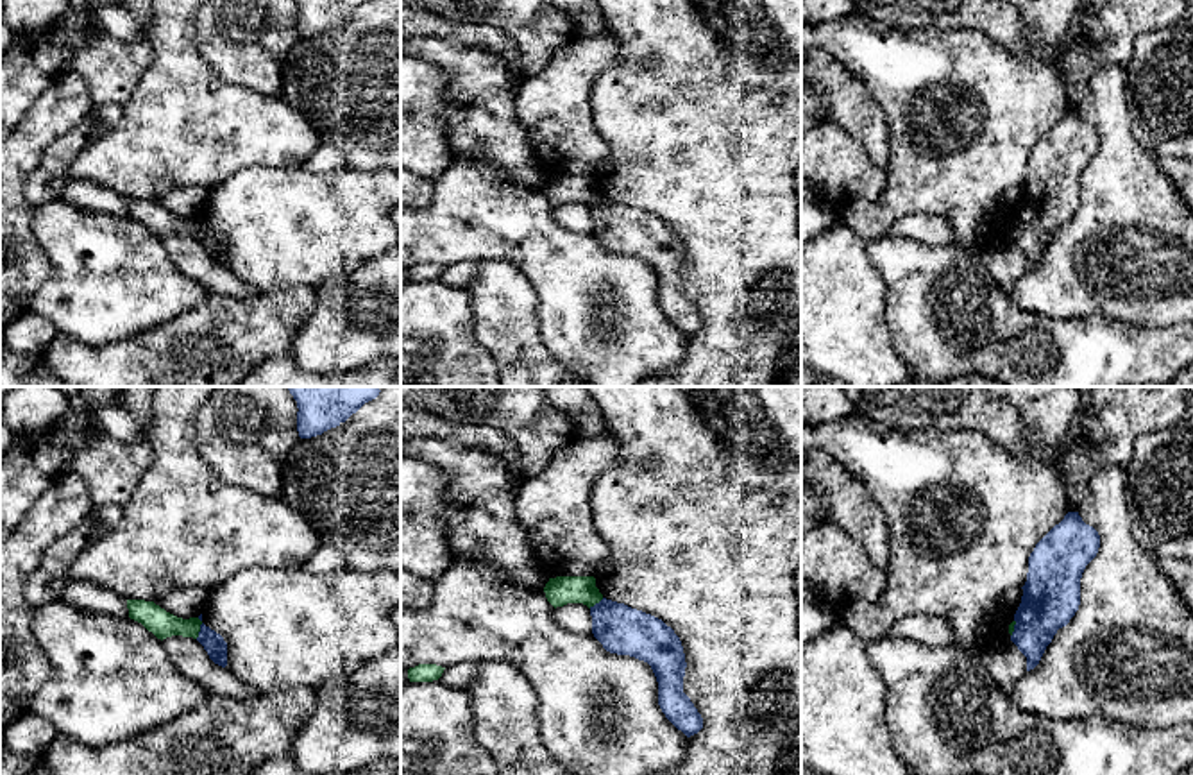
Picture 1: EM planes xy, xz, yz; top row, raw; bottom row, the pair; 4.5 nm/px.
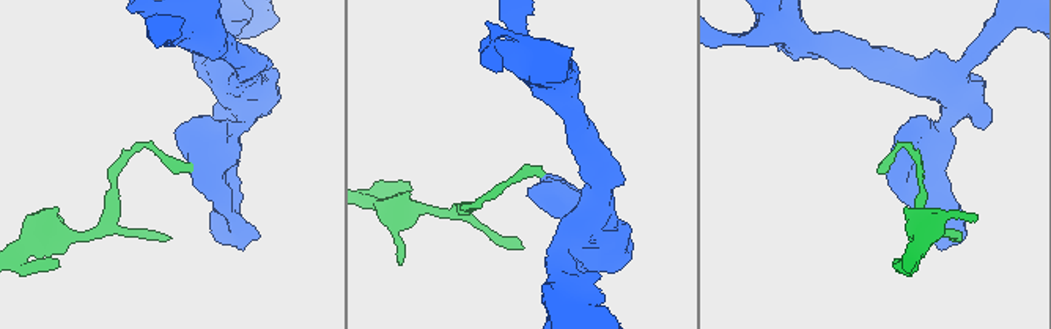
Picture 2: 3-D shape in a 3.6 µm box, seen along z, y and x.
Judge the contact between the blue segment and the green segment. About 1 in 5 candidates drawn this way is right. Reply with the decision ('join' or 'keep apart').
keep apart

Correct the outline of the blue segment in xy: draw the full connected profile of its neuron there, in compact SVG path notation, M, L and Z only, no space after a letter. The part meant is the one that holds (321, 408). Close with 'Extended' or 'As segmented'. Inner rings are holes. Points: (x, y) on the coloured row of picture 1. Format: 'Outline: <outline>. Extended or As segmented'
Outline: M288 387L288 390L297 401L300 439L340 426L381 392L379 387Z. As segmented

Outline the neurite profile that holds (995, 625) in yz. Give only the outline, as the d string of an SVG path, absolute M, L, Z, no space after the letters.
M998 598L994 605L984 614L982 626L977 635L977 653L980 655L984 650L1011 641L1009 625L1014 621L1014 614L1011 614L1003 598Z

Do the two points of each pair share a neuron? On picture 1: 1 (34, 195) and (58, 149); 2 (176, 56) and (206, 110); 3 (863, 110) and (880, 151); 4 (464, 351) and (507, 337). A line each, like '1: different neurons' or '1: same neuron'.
1: same neuron
2: same neuron
3: same neuron
4: different neurons

